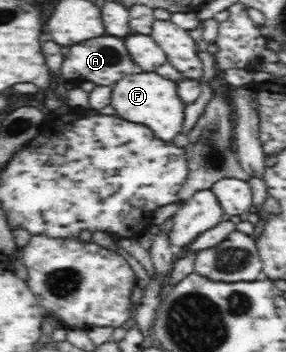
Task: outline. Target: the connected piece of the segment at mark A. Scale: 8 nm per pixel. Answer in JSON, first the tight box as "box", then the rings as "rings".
{"box":[61,34,140,86],"rings":[[[105,34],[87,41],[78,42],[71,48],[73,50],[69,50],[65,54],[63,64],[61,64],[63,78],[79,80],[79,82],[91,82],[91,84],[95,85],[107,84],[107,86],[111,86],[111,84],[115,84],[117,80],[121,80],[127,74],[140,72],[140,66],[132,58],[125,45],[124,37]]]}

